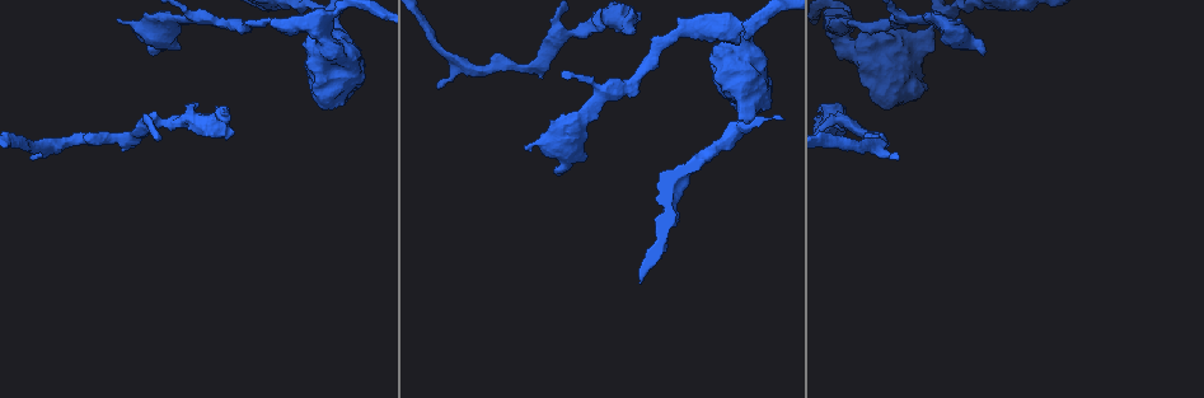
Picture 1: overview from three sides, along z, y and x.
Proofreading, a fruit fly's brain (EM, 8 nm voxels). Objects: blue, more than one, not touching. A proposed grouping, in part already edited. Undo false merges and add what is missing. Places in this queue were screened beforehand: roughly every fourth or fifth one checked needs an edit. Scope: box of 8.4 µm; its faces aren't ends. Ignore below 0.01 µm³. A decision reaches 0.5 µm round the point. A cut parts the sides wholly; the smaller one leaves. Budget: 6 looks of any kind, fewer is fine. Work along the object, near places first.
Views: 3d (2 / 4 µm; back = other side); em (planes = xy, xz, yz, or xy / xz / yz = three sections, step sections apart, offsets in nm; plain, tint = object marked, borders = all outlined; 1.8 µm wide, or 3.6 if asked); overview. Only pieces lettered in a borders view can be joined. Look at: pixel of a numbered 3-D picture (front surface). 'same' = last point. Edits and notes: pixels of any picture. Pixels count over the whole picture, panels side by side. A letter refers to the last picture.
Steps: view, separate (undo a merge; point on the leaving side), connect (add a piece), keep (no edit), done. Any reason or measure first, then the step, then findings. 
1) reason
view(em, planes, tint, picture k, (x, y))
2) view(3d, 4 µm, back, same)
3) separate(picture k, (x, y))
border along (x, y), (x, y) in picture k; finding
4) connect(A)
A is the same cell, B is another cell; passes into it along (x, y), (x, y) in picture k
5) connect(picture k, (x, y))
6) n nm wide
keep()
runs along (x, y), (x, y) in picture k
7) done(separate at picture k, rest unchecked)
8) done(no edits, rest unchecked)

stops while still wide
view(em, planes, tint, picture 1, (526, 146))

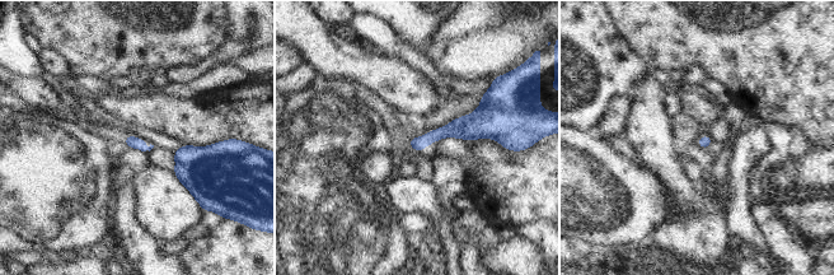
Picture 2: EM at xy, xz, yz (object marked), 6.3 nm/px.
what lies round it
view(em, planes, borders, same)

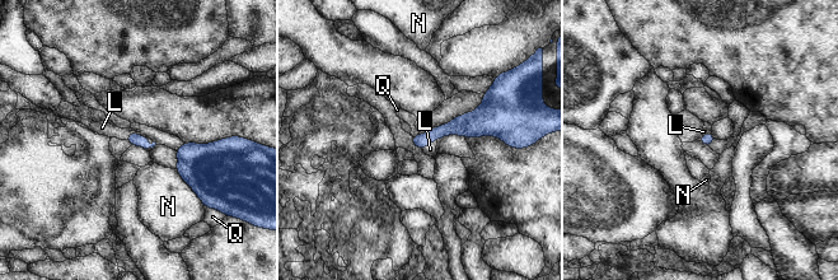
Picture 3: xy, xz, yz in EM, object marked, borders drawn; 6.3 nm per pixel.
N touches over 260 nm
connect(picture 3, (430, 149))
L is the same cell, N and Q are other cells; passes into it along (463, 125), (429, 144), (430, 149) in picture 3; it goes on there

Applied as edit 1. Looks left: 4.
two arms in line, one across
view(em, planes, tint, picture 1, (606, 89))

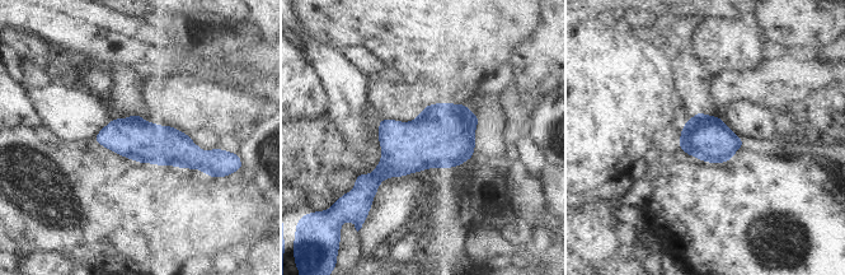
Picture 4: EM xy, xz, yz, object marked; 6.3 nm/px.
see the neighbours
view(em, planes, borders, same)

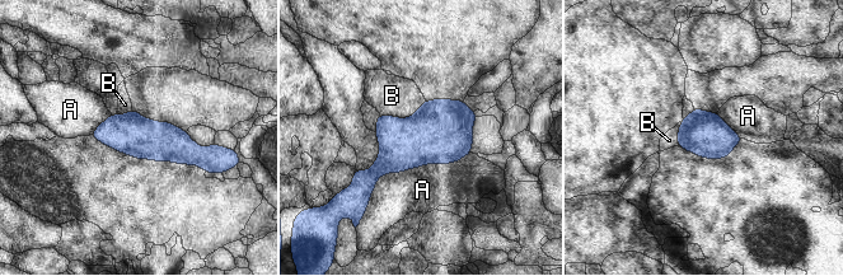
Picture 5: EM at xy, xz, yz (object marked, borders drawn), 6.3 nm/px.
260 nm wide
keep()
A and B are other cells; runs along (95, 134), (132, 134), (210, 153) in picture 5; all the same neuron

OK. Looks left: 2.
view(em, yz, step 8, borders, picture 1, (898, 158))

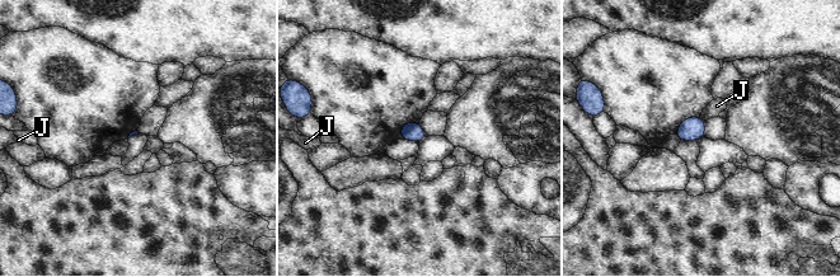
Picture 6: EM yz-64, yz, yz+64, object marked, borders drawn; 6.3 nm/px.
keep()
J is another cell; border along (700, 116), (704, 121) in picture 6; none of them fits

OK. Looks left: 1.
done(connect at picture 3, rest unchecked)

